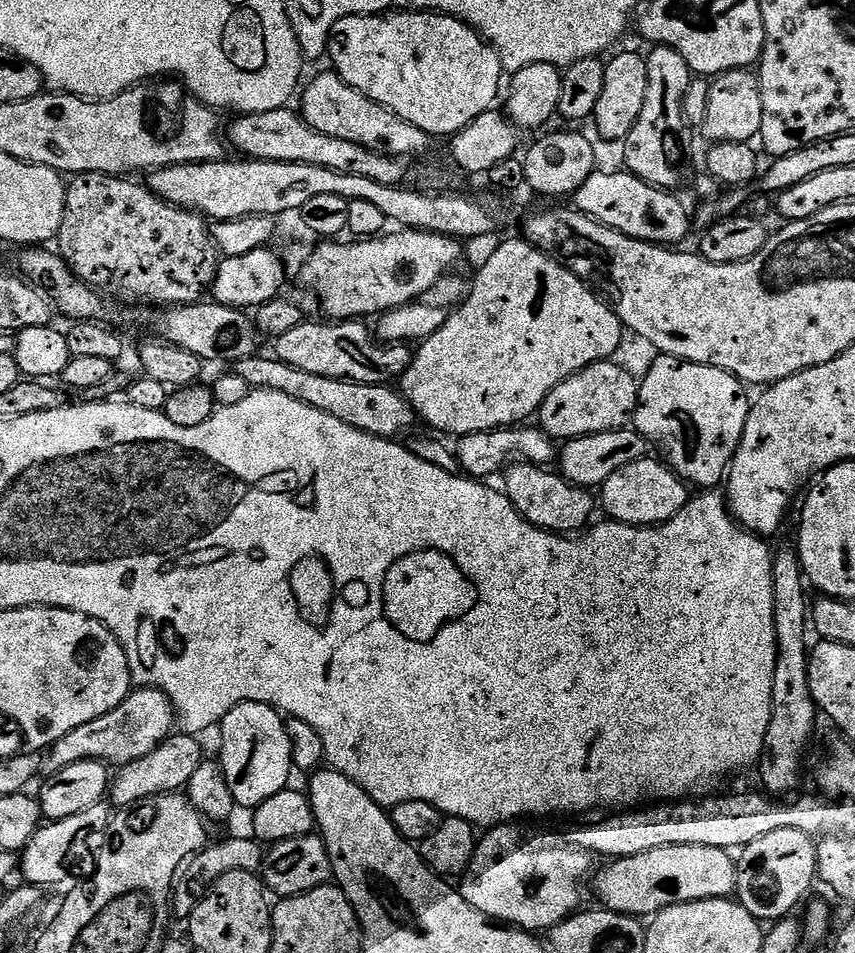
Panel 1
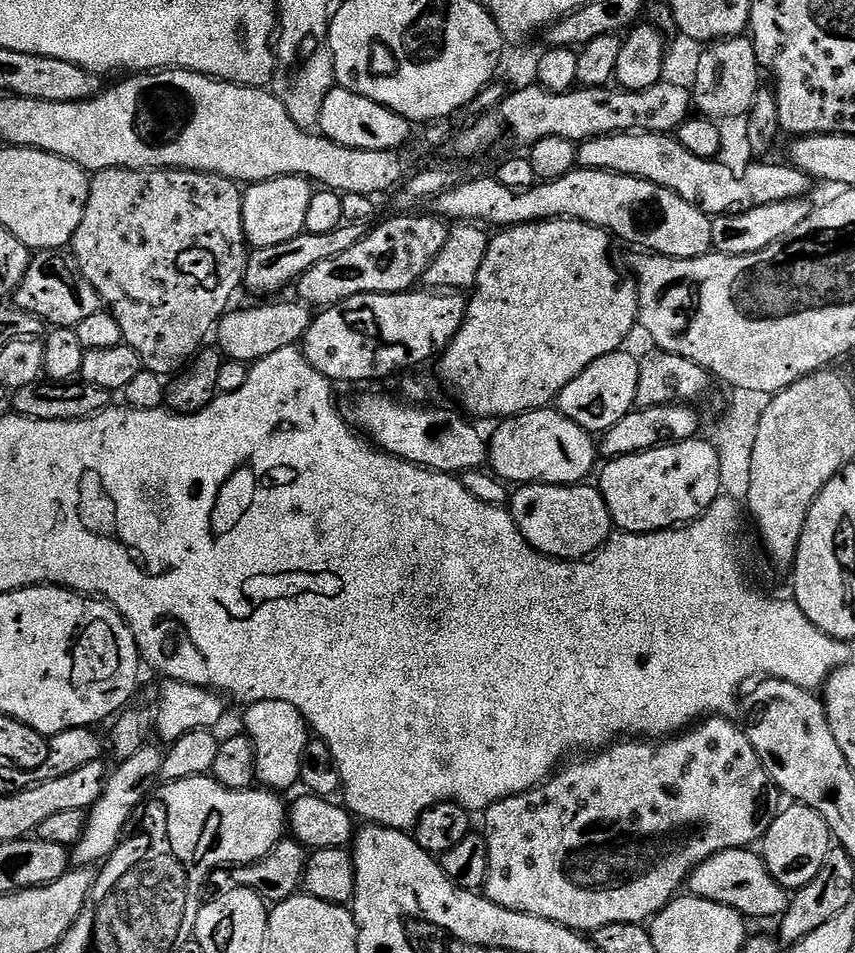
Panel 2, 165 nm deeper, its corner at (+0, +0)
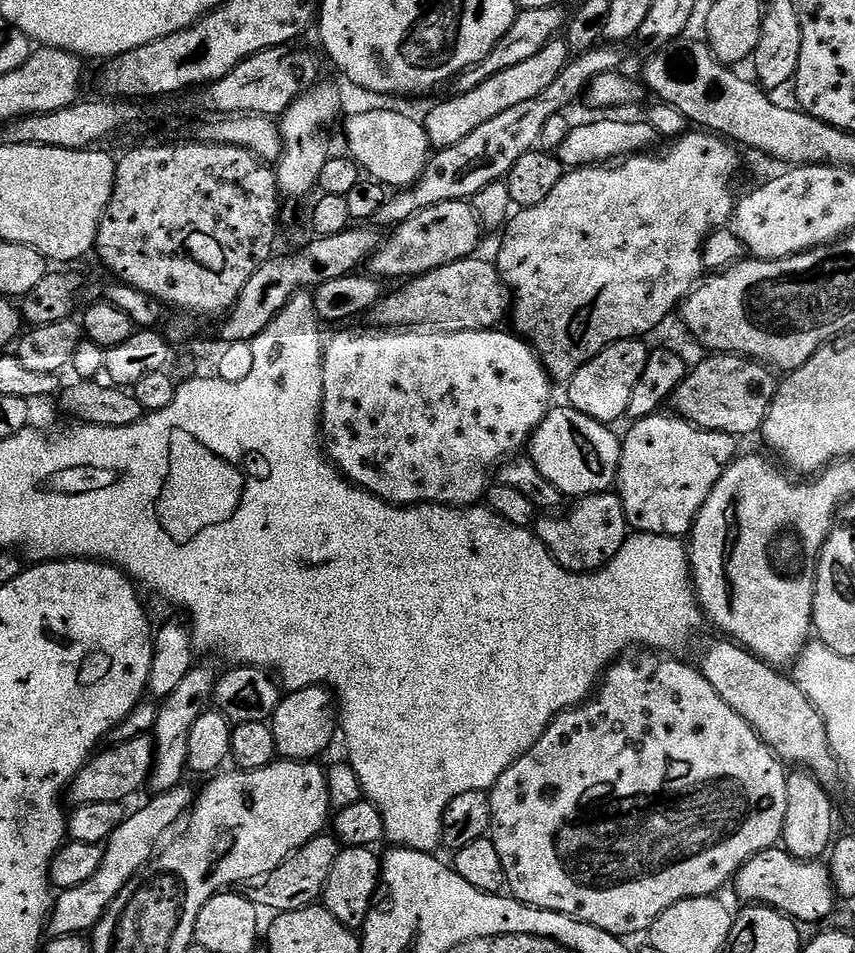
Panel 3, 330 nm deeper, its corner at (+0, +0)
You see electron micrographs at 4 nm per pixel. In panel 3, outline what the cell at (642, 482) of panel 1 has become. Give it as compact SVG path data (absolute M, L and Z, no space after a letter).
M657 414L647 416L644 420L635 421L628 433L623 433L620 446L620 465L616 475L614 491L620 497L622 506L626 510L629 525L637 533L650 536L675 536L684 538L691 533L696 525L698 514L710 498L718 478L728 469L729 464L737 459L737 437L725 432L711 432L699 428L675 414Z

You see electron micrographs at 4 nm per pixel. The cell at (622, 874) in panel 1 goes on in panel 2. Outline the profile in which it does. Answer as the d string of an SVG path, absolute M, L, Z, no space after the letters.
M731 848L722 850L706 862L702 862L688 875L686 888L691 895L718 902L722 906L730 906L738 910L741 916L773 916L779 918L788 909L789 889L784 888L770 874L764 864L764 857L759 851L748 848Z

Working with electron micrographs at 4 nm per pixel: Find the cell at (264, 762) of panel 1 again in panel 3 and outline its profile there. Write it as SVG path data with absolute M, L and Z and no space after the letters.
M321 686L318 688L303 688L297 692L289 691L281 699L271 718L272 733L276 743L277 757L286 760L315 761L332 744L332 739L338 736L338 701L329 689Z

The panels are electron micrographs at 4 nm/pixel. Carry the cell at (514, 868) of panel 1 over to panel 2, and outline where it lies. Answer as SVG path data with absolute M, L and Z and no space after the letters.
M708 718L703 722L697 723L695 726L689 727L687 730L679 733L675 738L660 738L655 742L649 742L644 738L628 738L623 742L613 743L611 746L603 749L593 760L576 760L573 764L565 763L563 767L559 769L555 774L548 777L543 784L538 788L531 788L528 792L523 792L517 796L511 796L506 798L502 802L498 802L494 806L490 806L483 813L482 819L488 823L488 832L486 831L486 839L488 842L488 853L490 854L490 870L488 871L488 877L484 883L482 892L487 896L489 900L493 900L498 906L502 906L506 910L514 910L515 912L525 912L531 916L537 916L538 918L546 918L550 922L558 922L562 926L571 928L574 932L581 934L595 934L602 926L610 926L611 924L644 924L651 921L653 916L657 916L658 913L670 903L672 899L685 887L688 875L699 866L702 862L706 862L706 858L710 858L714 854L718 854L722 850L730 850L731 848L748 848L749 846L761 839L764 833L768 831L773 820L778 815L778 807L776 803L782 800L781 793L778 791L775 784L773 784L770 774L762 766L762 762L758 758L758 754L754 750L754 746L750 742L747 731L743 727L740 728L736 724L731 724L731 719L728 718Z

